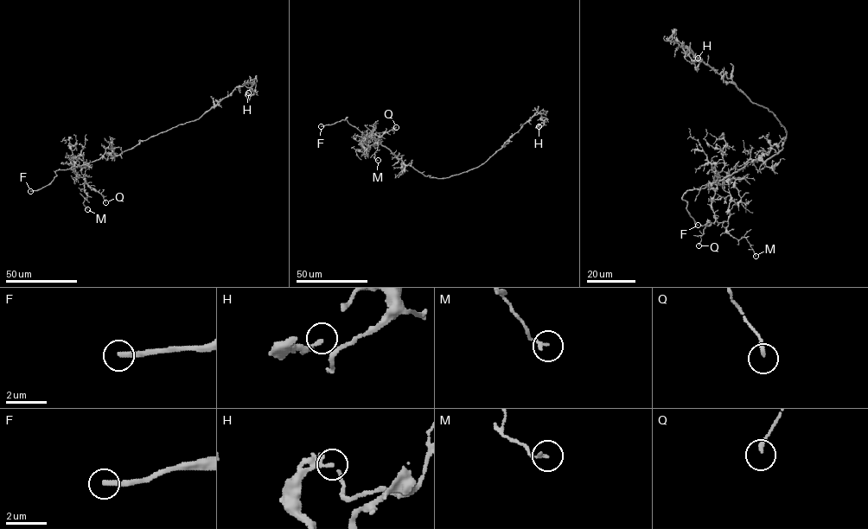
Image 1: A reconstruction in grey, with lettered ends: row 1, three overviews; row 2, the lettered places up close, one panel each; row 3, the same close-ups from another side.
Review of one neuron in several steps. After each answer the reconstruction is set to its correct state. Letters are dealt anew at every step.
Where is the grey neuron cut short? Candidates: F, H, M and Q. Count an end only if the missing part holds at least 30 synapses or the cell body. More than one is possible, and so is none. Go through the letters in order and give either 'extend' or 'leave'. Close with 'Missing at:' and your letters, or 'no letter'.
F: extend
H: leave
M: leave
Q: leave
Missing at: F

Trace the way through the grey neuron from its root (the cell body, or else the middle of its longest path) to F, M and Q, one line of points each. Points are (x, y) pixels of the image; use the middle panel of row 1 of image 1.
F: (443, 178), (425, 175), (405, 165), (388, 149), (350, 124), (346, 119), (347, 117), (321, 126)
M: (443, 178), (425, 175), (367, 137), (363, 142), (366, 145), (378, 145), (373, 157), (378, 160)
Q: (443, 178), (425, 175), (405, 165), (372, 137), (374, 134), (381, 137), (396, 127)

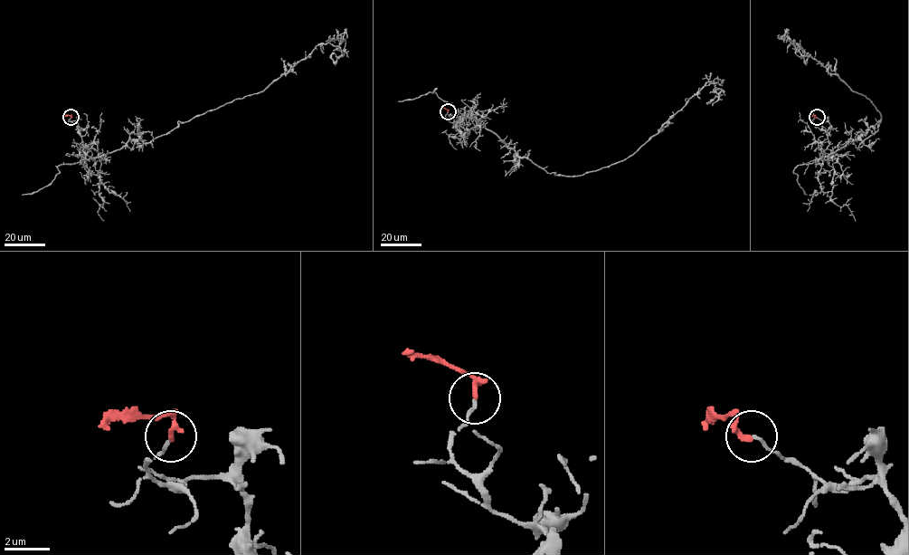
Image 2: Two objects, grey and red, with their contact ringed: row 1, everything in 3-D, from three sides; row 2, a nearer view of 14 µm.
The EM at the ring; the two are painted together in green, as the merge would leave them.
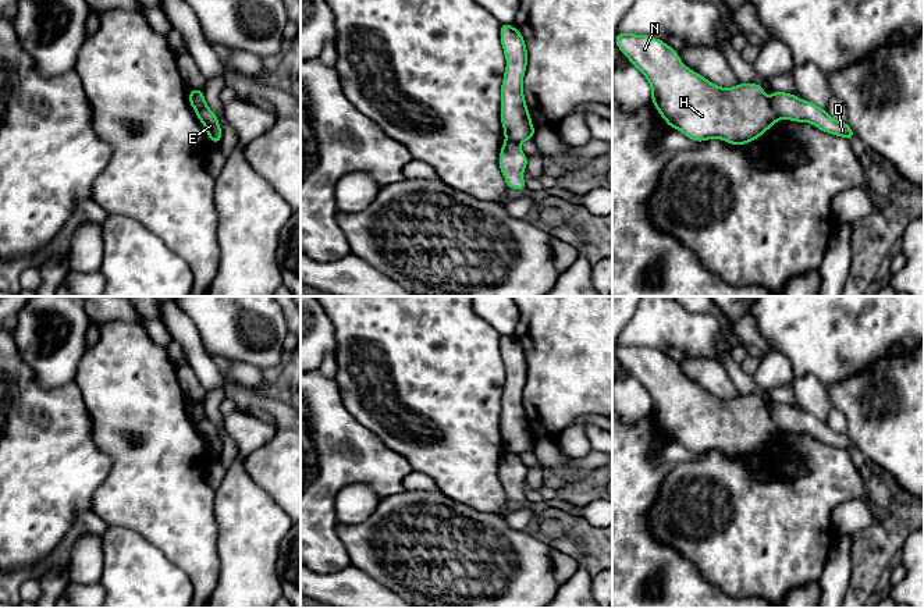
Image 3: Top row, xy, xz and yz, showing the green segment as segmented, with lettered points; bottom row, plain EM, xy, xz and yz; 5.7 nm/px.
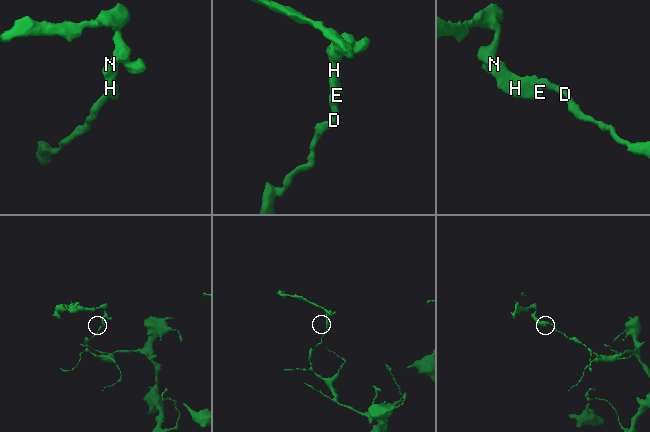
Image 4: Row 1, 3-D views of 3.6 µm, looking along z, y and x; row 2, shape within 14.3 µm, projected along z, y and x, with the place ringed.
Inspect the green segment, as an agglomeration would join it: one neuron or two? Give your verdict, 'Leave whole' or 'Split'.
Split

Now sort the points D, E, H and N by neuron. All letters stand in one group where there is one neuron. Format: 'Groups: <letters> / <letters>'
Groups: D / E H N

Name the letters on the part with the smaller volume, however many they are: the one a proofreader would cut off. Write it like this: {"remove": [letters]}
{"remove": ["E", "H", "N"]}

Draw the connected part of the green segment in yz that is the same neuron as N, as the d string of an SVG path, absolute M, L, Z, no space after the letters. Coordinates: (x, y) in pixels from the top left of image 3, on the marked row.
M616 33L614 38L648 81L660 115L687 138L746 145L778 121L761 85L721 88L687 68L675 49L654 36Z

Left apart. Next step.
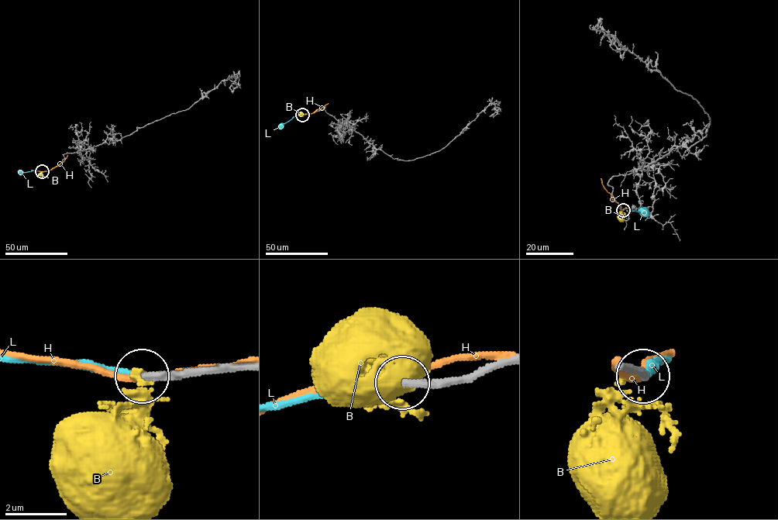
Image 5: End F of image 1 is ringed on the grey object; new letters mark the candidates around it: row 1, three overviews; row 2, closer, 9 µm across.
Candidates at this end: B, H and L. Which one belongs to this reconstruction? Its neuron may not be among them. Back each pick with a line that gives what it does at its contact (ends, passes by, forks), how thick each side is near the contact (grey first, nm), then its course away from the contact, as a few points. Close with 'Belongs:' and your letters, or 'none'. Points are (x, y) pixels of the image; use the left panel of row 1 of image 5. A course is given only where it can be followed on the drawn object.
L: it ends | 240/240 nm | via (42, 171), (19, 173)
Belongs: L

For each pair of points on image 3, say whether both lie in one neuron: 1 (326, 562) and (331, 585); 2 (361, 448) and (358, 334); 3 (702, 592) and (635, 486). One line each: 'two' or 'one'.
1: two
2: two
3: one

